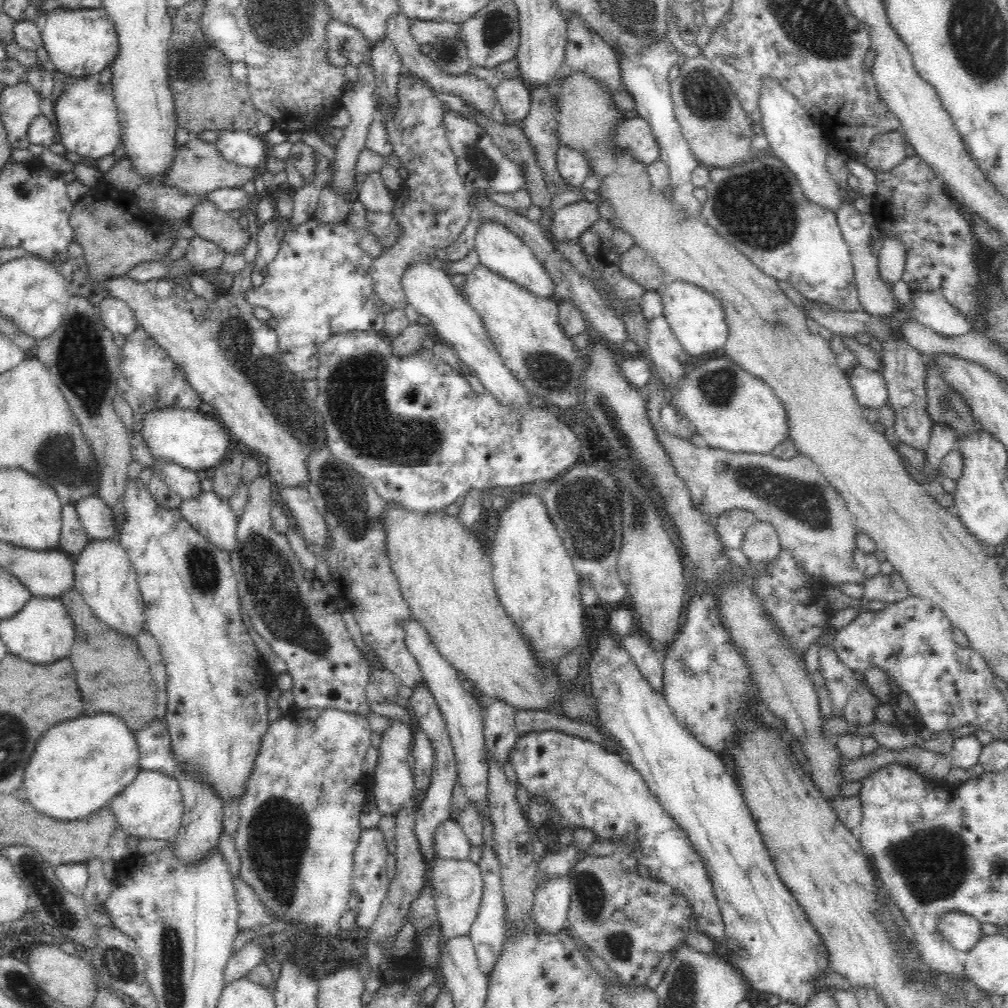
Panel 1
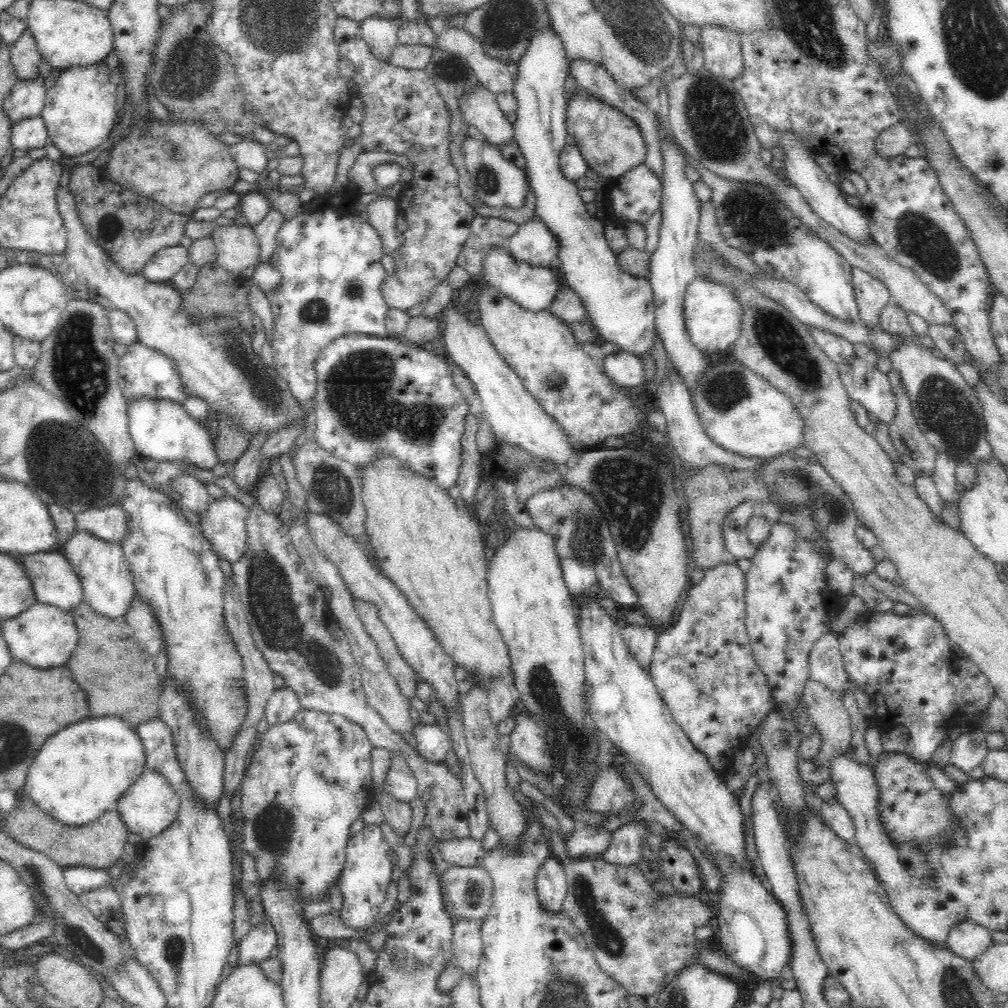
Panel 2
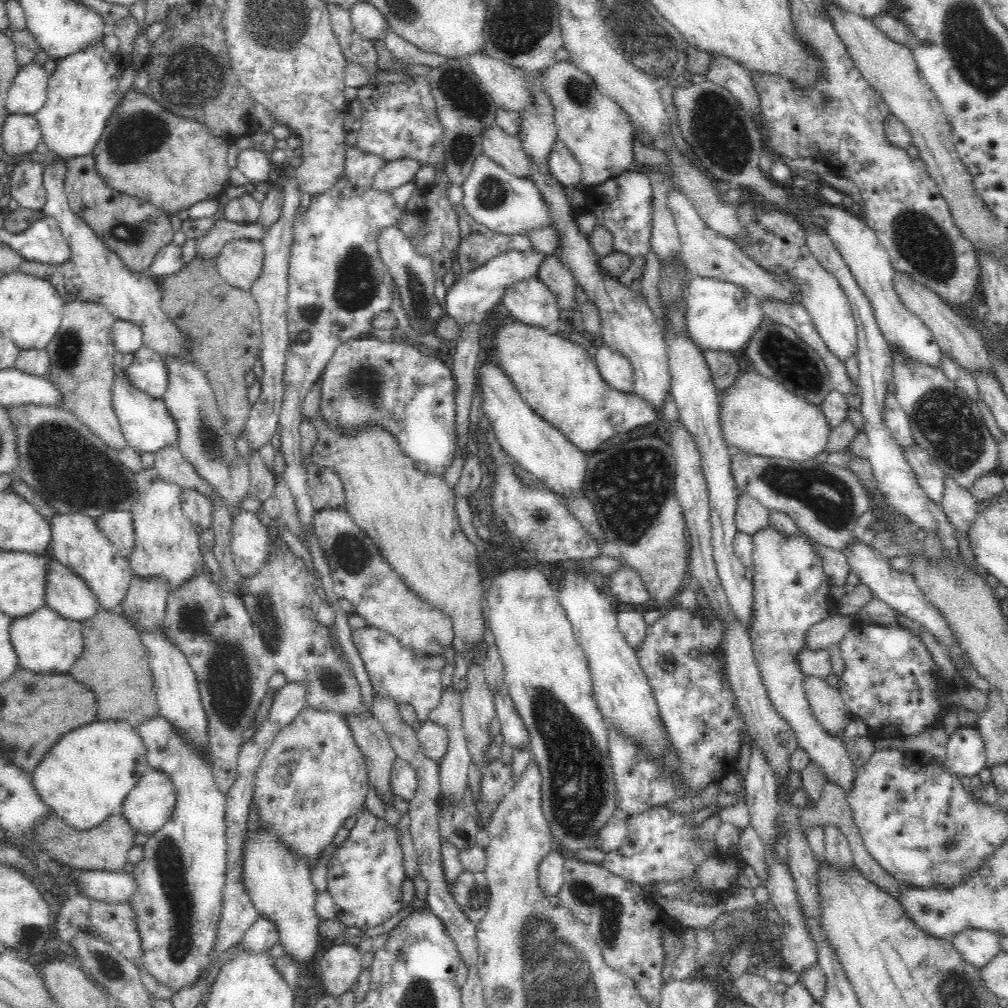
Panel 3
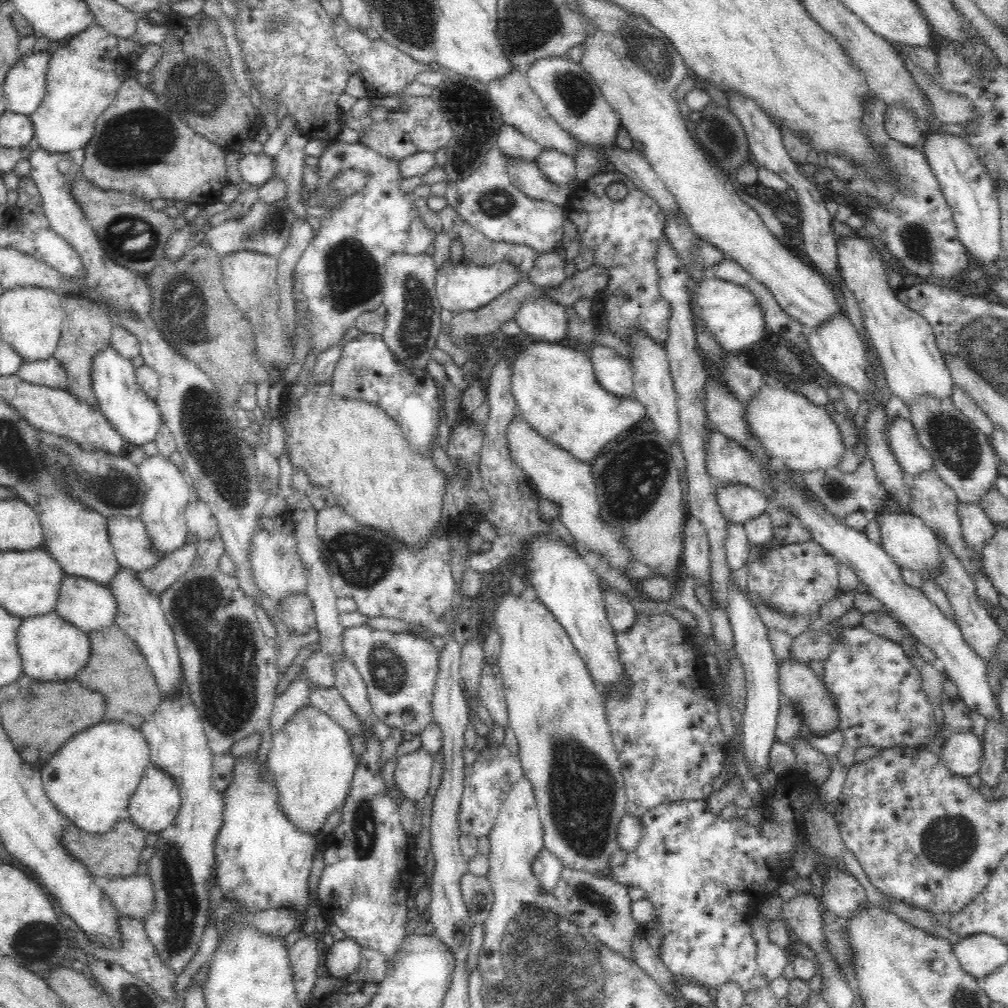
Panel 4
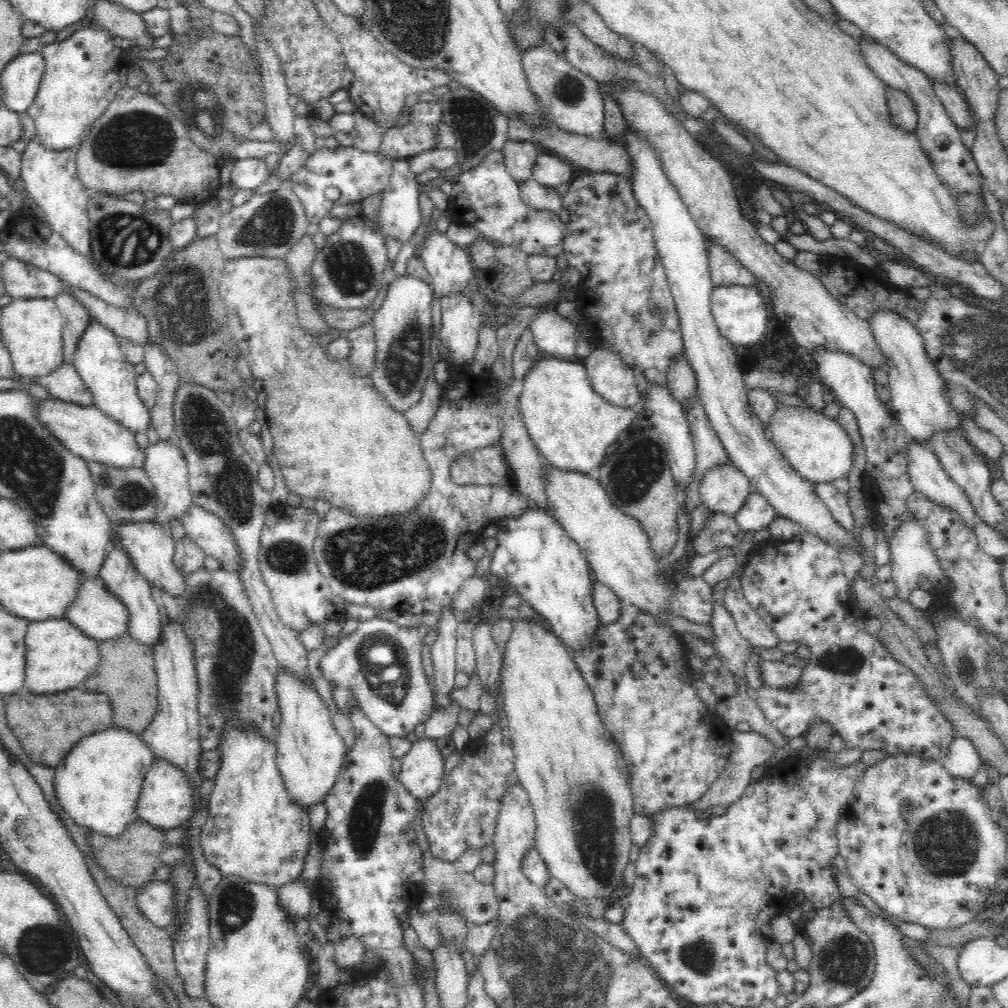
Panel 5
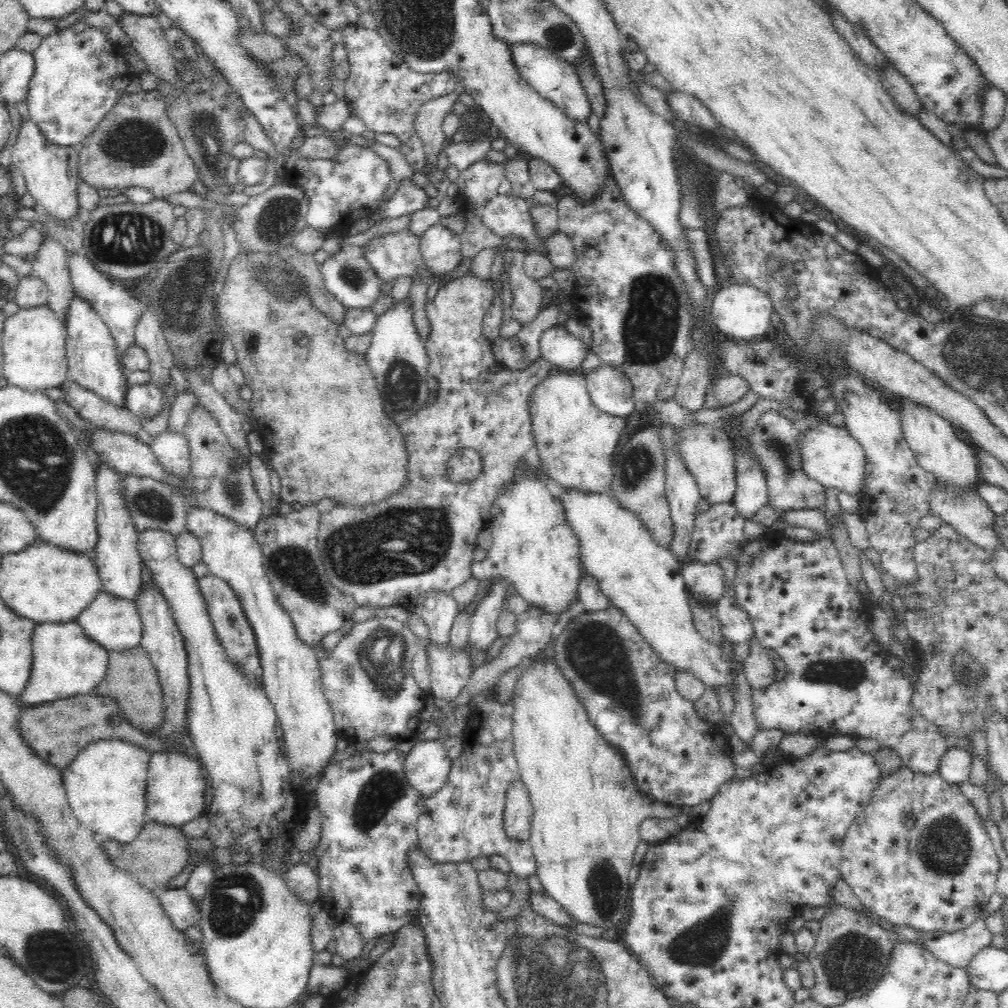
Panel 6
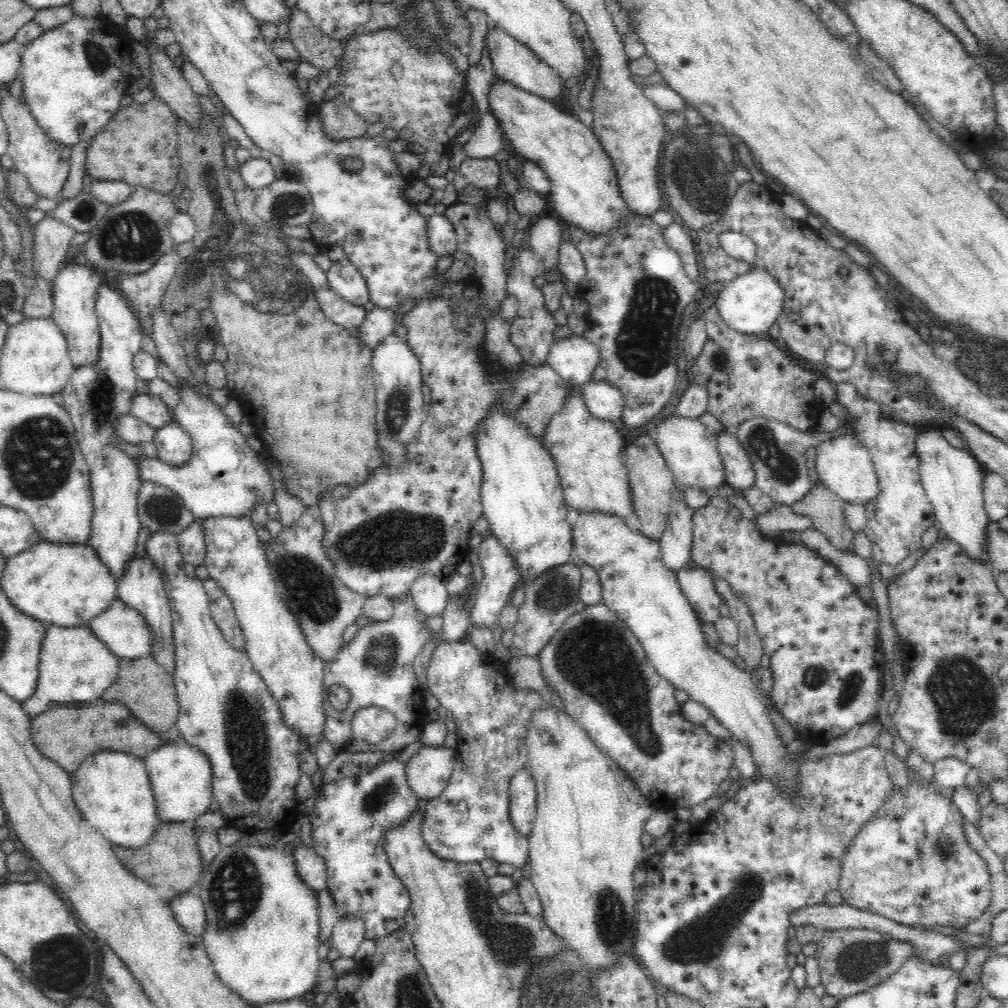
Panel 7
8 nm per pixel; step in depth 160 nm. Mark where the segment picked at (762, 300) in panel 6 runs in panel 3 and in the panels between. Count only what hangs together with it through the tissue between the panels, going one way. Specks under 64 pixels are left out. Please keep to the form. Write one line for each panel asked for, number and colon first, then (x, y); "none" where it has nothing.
3: (721, 316)
4: (730, 313)
5: (740, 313)

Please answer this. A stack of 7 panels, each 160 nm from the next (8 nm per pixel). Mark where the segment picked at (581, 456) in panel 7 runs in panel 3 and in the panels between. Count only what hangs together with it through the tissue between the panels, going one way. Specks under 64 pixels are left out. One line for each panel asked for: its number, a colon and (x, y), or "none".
3: (558, 378)
4: (555, 389)
5: (571, 426)
6: (576, 443)

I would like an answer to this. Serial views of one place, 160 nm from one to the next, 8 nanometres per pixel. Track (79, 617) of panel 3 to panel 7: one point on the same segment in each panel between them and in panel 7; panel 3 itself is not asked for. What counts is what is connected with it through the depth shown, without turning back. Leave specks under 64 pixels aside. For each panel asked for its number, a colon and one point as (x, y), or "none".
4: (90, 606)
5: (99, 614)
6: (113, 622)
7: (123, 629)

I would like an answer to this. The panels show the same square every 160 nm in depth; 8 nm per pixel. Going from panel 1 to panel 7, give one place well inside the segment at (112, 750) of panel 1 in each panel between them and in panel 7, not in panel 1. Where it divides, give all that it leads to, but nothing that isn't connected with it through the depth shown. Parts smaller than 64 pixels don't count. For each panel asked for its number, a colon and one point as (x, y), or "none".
2: (81, 772)
3: (84, 779)
4: (90, 781)
5: (98, 784)
6: (106, 783)
7: (112, 790)

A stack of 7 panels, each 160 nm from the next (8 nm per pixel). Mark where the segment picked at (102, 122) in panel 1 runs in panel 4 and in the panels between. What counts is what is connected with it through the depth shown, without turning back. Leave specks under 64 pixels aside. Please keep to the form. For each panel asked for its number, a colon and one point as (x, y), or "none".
2: (79, 110)
3: (83, 89)
4: (83, 76)

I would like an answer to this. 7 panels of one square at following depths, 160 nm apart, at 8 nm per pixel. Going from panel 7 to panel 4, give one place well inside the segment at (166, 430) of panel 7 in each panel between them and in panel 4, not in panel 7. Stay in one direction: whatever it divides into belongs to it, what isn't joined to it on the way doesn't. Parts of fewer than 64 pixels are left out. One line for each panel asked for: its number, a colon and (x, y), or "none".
4: (167, 496)
5: (165, 465)
6: (172, 450)

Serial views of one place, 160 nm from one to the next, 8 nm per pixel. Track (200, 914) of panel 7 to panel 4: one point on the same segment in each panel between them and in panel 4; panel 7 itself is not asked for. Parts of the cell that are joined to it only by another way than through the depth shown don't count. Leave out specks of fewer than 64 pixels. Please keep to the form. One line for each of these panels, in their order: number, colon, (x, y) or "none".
4: (133, 896)
5: (156, 901)
6: (179, 906)

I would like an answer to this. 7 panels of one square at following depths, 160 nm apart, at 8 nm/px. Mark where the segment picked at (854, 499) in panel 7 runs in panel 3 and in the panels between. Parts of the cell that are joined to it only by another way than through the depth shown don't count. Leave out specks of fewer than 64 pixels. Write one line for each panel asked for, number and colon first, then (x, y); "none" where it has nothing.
3: (758, 416)
4: (791, 429)
5: (817, 448)
6: (831, 456)

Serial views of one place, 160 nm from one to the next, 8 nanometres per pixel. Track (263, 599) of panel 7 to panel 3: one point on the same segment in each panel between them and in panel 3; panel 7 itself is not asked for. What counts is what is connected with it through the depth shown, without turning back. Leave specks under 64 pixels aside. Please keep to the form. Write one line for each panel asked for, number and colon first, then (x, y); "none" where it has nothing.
3: (313, 776)
4: (312, 762)
5: (309, 754)
6: (291, 678)

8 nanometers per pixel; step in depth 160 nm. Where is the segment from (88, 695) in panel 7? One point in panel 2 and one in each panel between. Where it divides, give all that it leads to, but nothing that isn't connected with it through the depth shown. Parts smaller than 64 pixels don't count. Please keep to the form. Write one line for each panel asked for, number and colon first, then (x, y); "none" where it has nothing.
2: (44, 636)
3: (45, 642)
4: (51, 648)
5: (59, 655)
6: (66, 662)

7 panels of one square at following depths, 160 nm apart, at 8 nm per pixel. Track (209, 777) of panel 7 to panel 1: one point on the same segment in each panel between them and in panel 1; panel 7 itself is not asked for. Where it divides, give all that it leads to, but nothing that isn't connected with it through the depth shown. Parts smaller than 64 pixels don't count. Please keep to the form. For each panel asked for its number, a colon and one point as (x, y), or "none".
1: (151, 806)
2: (149, 806)
3: (151, 802)
4: (153, 807)
5: (166, 800)
6: (176, 783)

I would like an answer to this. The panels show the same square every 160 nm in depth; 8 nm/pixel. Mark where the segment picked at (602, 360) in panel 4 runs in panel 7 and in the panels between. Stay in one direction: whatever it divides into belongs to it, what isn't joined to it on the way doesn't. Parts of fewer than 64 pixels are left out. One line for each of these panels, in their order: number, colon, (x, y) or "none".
5: (612, 379)
6: (610, 390)
7: (603, 401)

